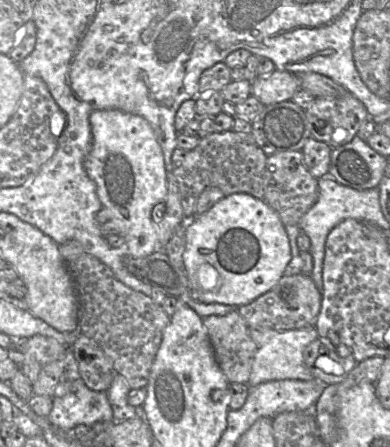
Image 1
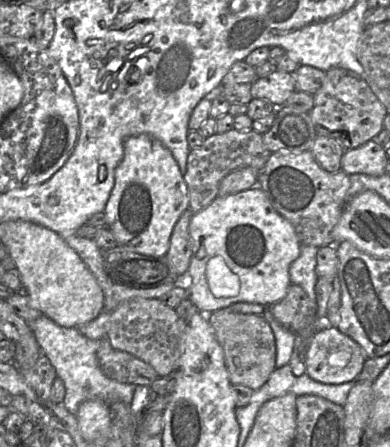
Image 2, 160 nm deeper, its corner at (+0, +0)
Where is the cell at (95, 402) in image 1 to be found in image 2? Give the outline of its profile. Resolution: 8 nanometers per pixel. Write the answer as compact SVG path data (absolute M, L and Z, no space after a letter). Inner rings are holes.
M44 315L28 325L42 354L49 359L57 377L64 382L66 393L62 404L71 414L76 416L81 403L89 399L102 399L110 407L117 402L131 404L136 385L120 383L103 372L97 357L100 340L87 338L76 327L62 327Z

